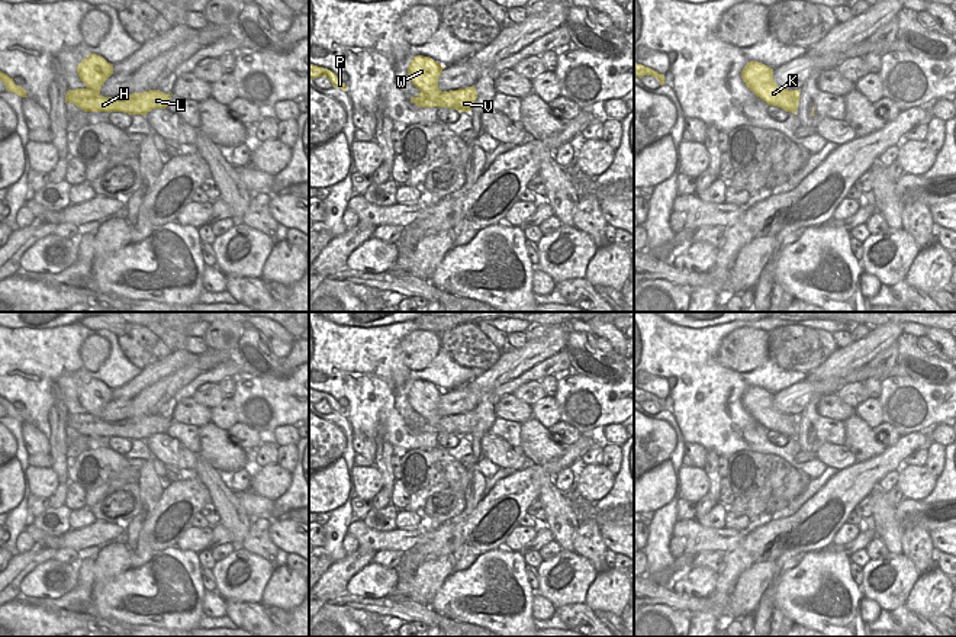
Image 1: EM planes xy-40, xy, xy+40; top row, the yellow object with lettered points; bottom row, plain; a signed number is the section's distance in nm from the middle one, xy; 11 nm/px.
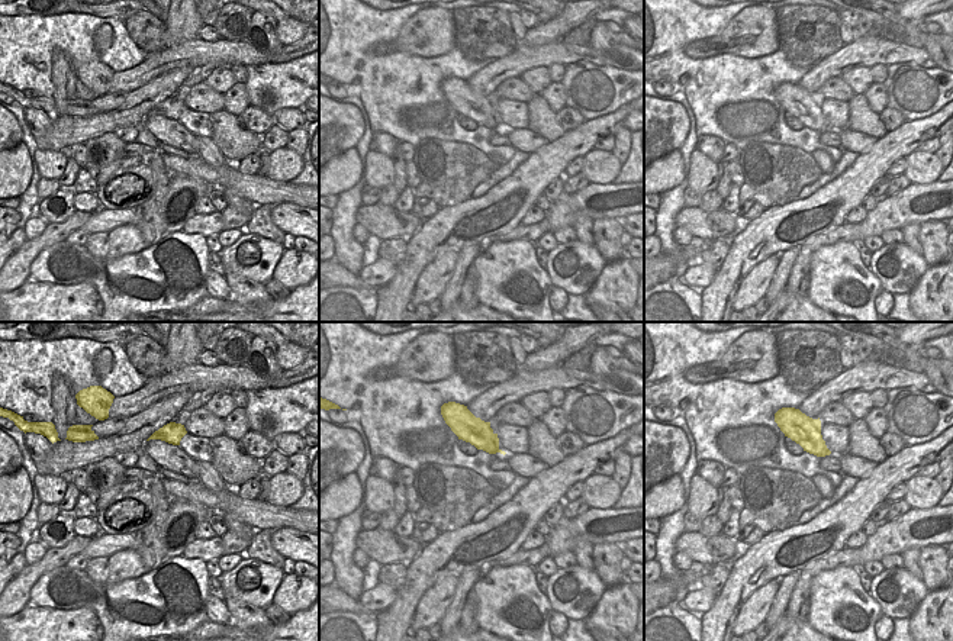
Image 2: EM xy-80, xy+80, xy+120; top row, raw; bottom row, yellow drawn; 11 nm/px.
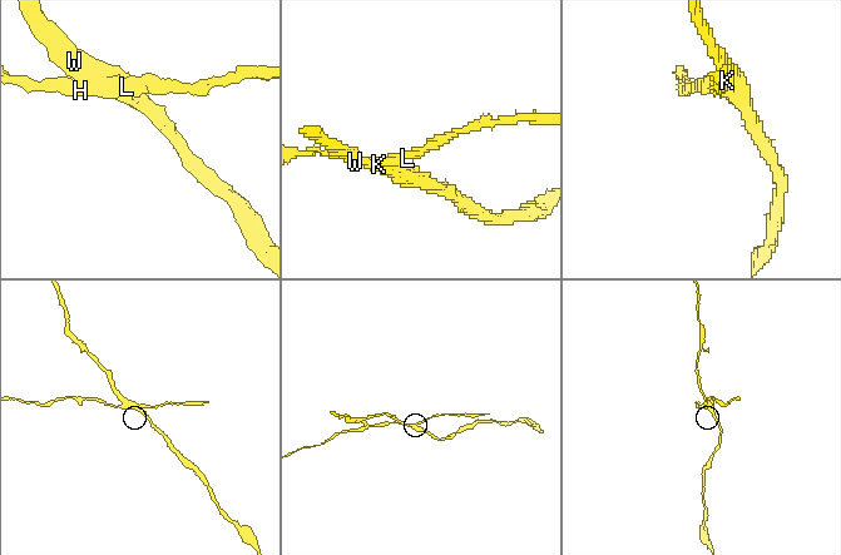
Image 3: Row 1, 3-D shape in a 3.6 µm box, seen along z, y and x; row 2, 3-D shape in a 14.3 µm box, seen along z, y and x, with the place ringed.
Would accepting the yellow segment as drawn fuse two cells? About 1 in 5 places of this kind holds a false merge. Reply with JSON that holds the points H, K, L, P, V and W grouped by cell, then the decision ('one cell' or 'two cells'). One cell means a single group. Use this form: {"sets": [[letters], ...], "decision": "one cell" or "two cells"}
{"sets": [["H", "L", "P", "V"], ["K", "W"]], "decision": "two cells"}

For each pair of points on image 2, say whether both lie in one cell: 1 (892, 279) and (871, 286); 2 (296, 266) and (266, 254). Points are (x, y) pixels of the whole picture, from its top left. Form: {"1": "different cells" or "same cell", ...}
{"1": "different cells", "2": "different cells"}

